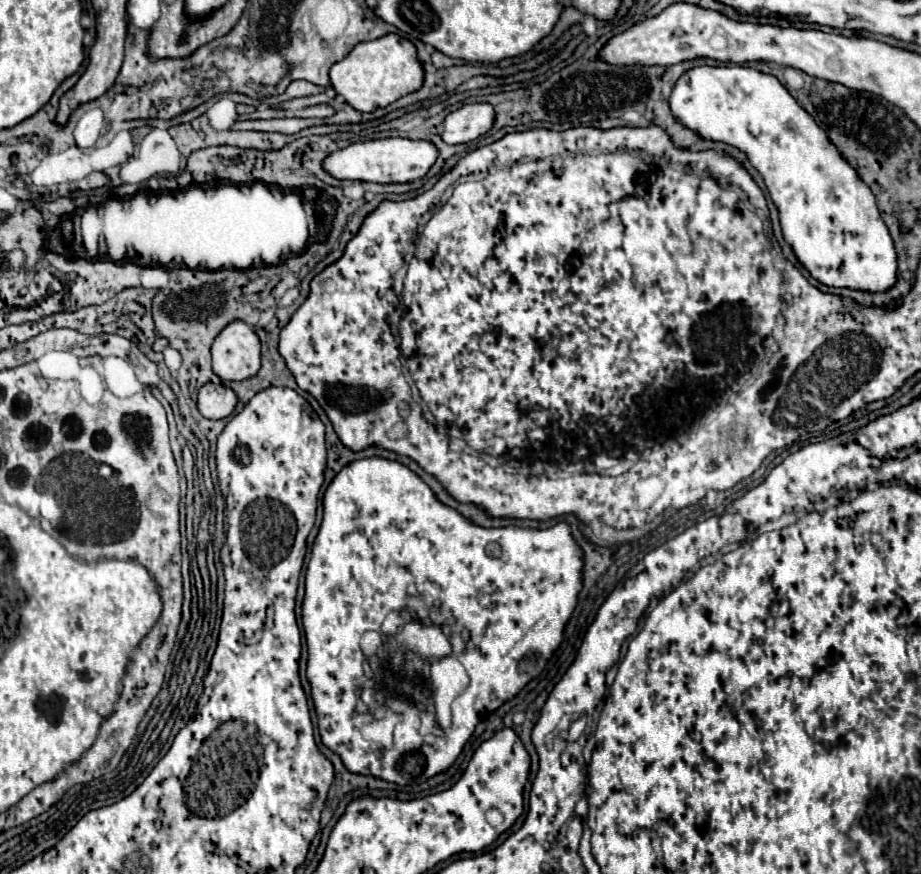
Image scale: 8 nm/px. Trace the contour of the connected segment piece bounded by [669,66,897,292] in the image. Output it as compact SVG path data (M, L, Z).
M697 66L677 80L669 106L677 122L693 130L703 140L725 142L747 154L751 166L763 176L769 196L779 210L785 242L793 248L797 260L815 280L833 288L865 292L885 292L895 286L895 244L881 220L873 192L775 76L745 66Z

